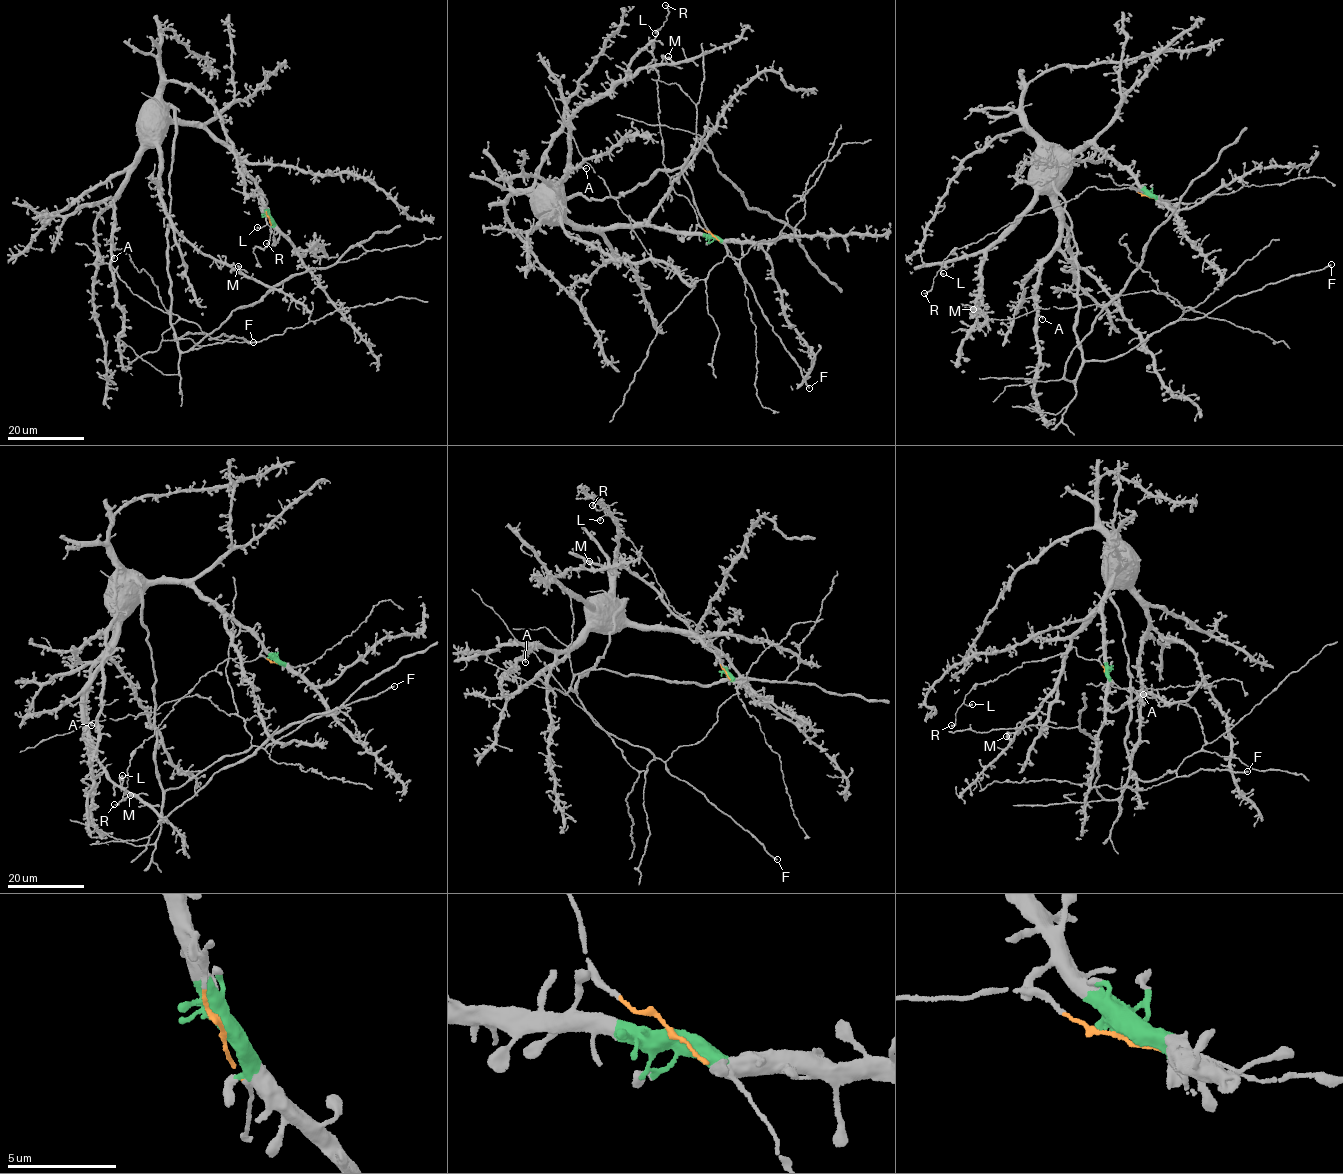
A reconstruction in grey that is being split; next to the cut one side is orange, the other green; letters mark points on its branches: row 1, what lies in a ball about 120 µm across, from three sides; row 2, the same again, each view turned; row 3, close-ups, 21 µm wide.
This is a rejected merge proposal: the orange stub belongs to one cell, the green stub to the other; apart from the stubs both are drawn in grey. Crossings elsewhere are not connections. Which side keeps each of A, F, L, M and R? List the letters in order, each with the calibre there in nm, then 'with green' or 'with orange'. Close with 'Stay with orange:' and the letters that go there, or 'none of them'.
A: calibre 240 nm; with green
F: calibre 200 nm; with green
L: calibre 240 nm; with orange
M: calibre 480 nm; with green
R: calibre 200 nm; with orange
Stay with orange: L, R

